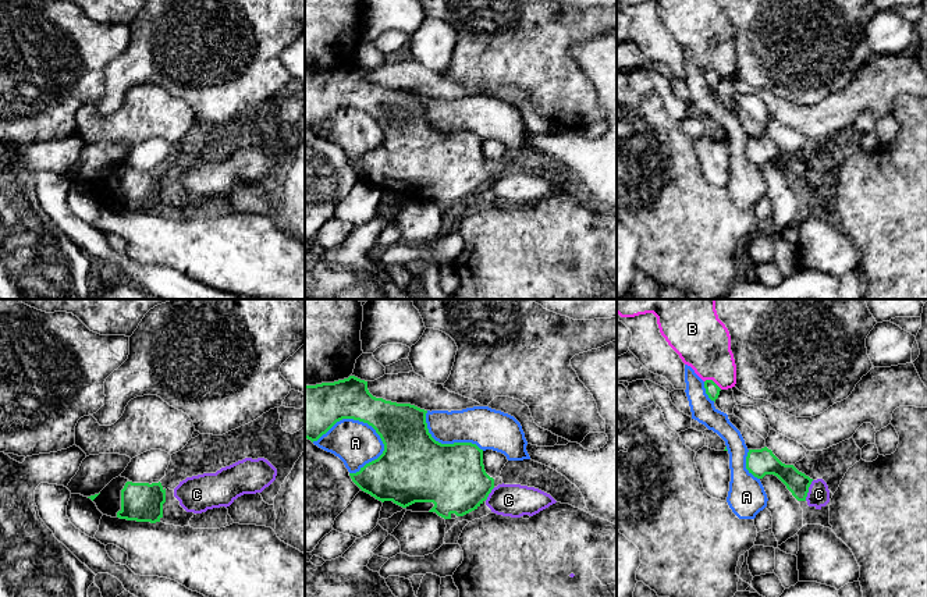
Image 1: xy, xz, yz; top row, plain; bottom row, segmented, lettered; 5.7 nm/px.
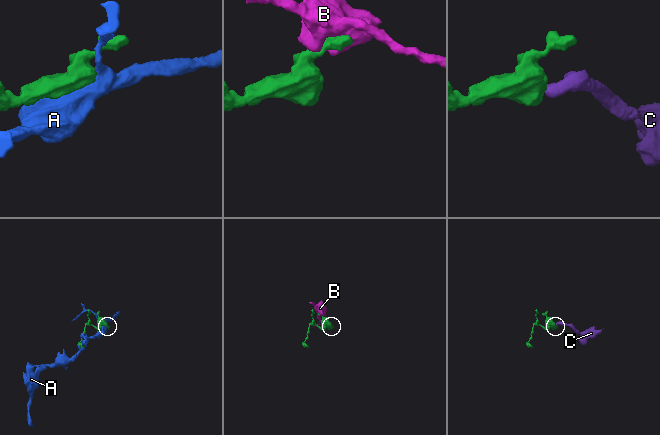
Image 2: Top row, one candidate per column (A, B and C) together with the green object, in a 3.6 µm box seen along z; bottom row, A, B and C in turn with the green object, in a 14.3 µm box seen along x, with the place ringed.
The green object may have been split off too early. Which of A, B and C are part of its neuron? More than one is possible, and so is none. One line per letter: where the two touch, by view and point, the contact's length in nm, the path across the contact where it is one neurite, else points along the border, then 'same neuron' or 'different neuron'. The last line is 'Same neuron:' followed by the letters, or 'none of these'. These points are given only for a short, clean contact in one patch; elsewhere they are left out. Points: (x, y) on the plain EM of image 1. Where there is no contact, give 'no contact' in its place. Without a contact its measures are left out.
A: xz (354, 107) | 420 nm | different neuron
B: yz (711, 68) | 120 nm | different neuron
C: yz (807, 178) | 130 nm | across yz (798, 171), (807, 178), (819, 182) | same neuron
Same neuron: C

